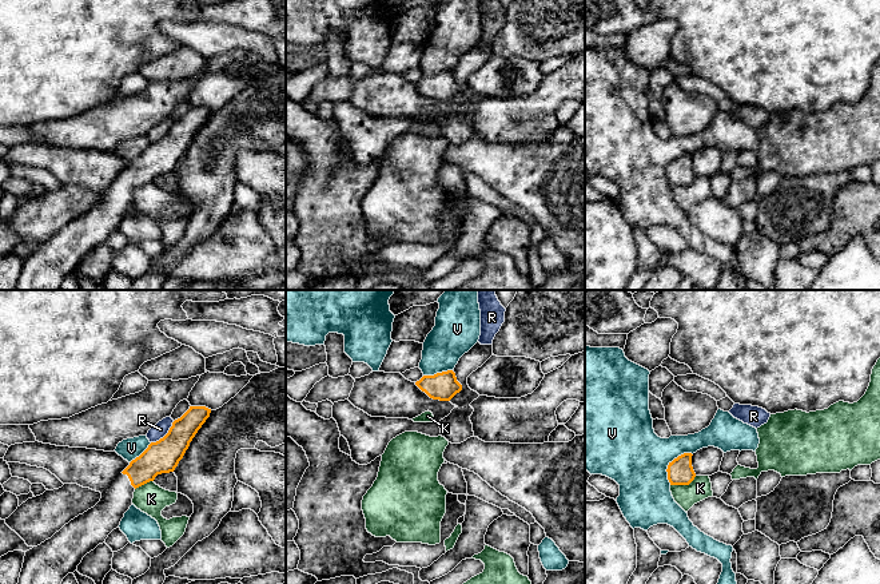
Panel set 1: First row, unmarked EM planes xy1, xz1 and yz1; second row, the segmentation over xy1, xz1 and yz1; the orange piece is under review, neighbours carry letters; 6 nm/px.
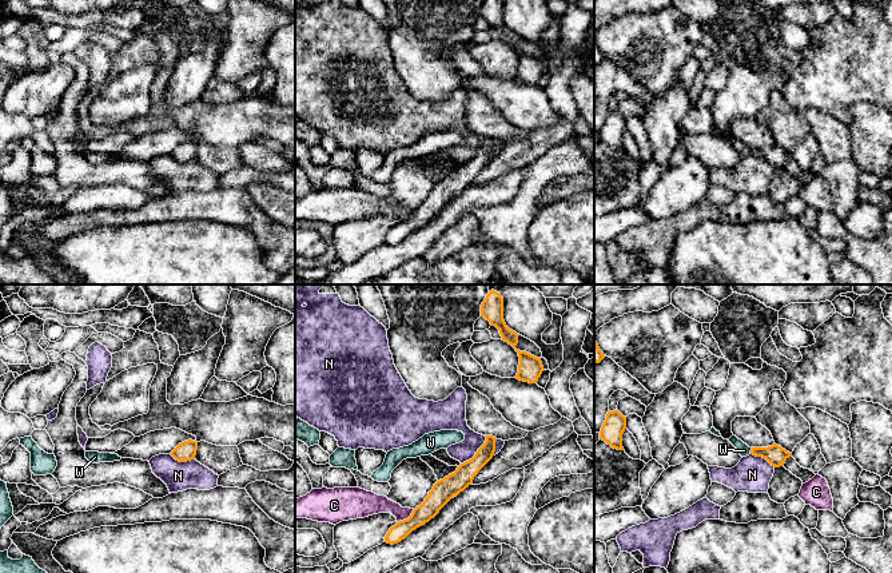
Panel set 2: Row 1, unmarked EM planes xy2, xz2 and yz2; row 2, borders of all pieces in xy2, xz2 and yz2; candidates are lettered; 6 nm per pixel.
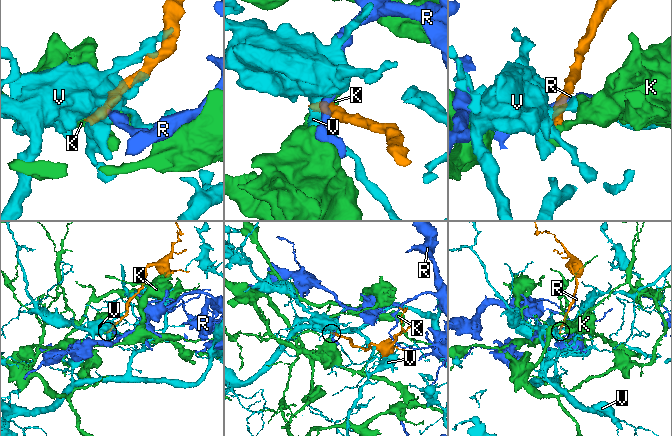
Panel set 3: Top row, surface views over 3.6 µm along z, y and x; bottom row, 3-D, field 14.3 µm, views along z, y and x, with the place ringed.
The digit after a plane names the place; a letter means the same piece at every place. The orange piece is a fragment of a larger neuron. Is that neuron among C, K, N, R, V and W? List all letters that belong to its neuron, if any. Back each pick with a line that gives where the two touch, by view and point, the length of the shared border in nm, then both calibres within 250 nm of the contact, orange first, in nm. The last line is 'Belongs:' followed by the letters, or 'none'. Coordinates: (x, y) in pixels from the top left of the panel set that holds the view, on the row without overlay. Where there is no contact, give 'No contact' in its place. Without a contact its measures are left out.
Belongs: none

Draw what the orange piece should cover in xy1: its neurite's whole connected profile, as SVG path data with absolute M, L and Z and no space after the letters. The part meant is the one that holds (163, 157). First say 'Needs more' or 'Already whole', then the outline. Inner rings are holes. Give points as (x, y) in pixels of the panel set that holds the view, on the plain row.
Needs more. M190 107L180 119L172 123L163 139L151 143L131 163L116 152L56 147L39 142L11 146L4 156L4 162L44 168L63 184L77 184L101 194L100 202L93 208L71 221L51 239L25 253L16 290L59 290L63 279L77 270L83 258L99 245L103 245L114 230L119 229L124 214L132 206L135 190L154 182L158 175L175 171L190 143L210 118L210 114L211 110L206 107Z

